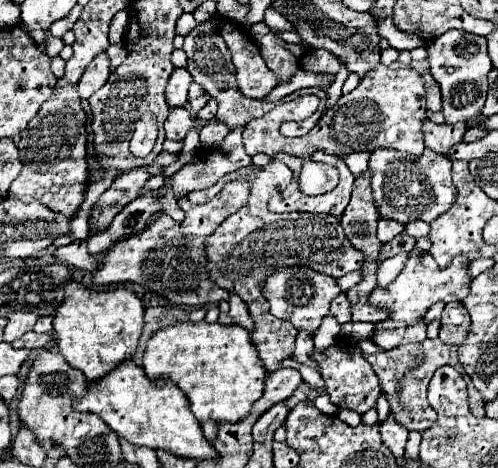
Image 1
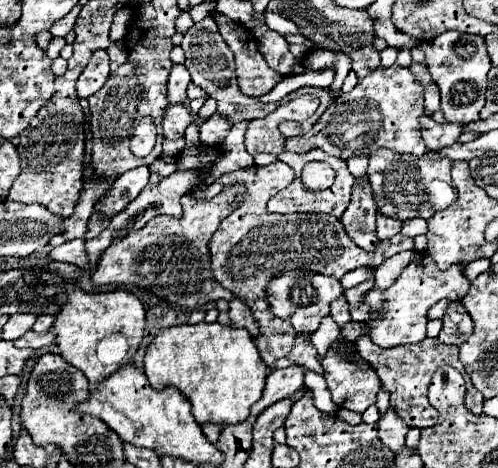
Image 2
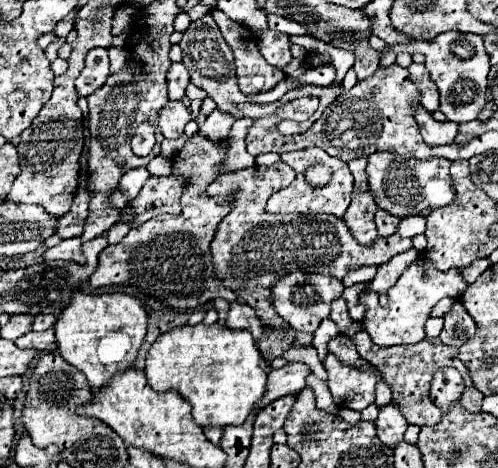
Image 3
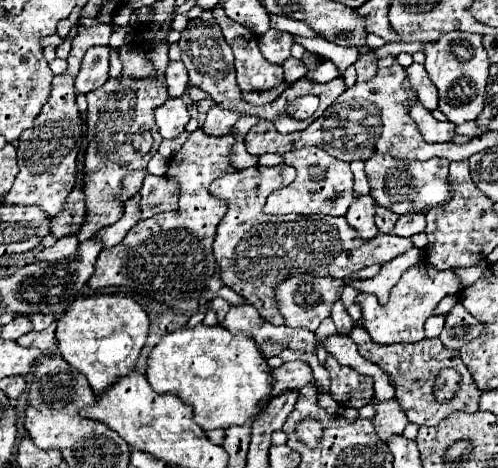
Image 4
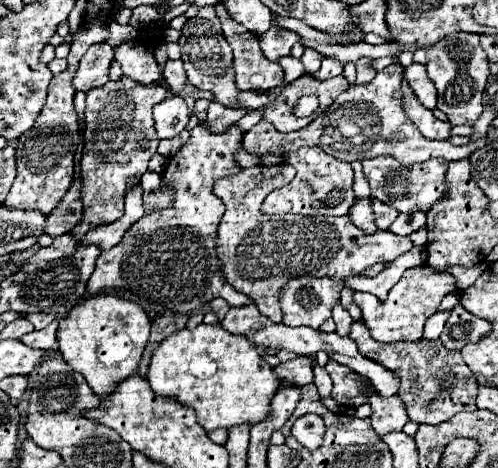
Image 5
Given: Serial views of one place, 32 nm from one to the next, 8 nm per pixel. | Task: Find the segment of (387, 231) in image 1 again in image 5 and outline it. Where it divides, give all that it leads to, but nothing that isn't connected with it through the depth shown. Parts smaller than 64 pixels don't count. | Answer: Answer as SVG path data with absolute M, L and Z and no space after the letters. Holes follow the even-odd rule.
M374 200L372 210L374 210L374 216L376 216L376 226L378 226L378 230L390 230L390 226L392 226L392 222L396 220L398 212L396 212L392 206L380 204L378 200Z

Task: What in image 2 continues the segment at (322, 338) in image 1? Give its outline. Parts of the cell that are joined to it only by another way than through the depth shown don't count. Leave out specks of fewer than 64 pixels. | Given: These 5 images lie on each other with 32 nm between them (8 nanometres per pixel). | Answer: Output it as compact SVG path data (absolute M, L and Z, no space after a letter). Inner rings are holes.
M326 316L320 324L320 328L312 334L312 344L316 346L317 353L321 358L323 358L330 348L330 344L334 340L338 340L340 336L340 326L334 324L334 320L330 316Z

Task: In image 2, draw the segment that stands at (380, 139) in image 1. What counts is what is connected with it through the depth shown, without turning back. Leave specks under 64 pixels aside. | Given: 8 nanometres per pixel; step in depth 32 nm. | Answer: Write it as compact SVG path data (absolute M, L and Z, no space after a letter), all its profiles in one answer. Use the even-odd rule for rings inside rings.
M398 64L390 68L378 66L364 80L360 80L354 90L346 94L346 100L344 98L334 100L308 134L286 138L278 132L280 122L284 120L302 122L310 118L316 112L316 108L318 108L318 98L308 94L308 96L298 96L286 104L280 104L276 108L276 118L274 114L268 114L266 118L252 120L244 136L248 154L252 156L258 152L268 152L268 154L300 152L302 154L320 148L326 154L348 160L350 156L372 154L380 148L390 148L414 156L424 156L426 152L420 134L420 122L418 122L418 118L424 114L424 90L416 80L416 76L410 72L410 68L402 68Z

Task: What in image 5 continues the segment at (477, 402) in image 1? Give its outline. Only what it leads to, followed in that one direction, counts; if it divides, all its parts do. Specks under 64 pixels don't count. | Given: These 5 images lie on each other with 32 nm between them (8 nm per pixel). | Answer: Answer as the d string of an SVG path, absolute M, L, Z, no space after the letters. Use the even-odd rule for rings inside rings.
M354 322L350 338L358 344L358 352L386 370L394 372L394 376L400 380L398 396L404 400L408 418L416 424L440 424L448 418L452 418L458 412L474 412L476 408L476 394L478 384L472 376L470 368L464 364L462 356L456 350L444 348L440 340L418 340L418 342L392 342L392 344L380 344L372 340L368 328L364 322ZM444 372L456 372L456 382L448 392L442 392L440 386L444 386L442 378Z

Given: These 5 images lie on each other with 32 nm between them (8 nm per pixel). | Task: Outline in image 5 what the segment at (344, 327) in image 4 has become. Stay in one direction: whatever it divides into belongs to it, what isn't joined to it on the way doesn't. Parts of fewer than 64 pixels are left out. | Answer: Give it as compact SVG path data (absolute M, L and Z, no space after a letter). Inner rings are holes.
M340 302L332 308L332 320L336 322L336 334L340 334L340 336L348 336L350 326L352 326L352 318L350 318L350 314L342 308Z

